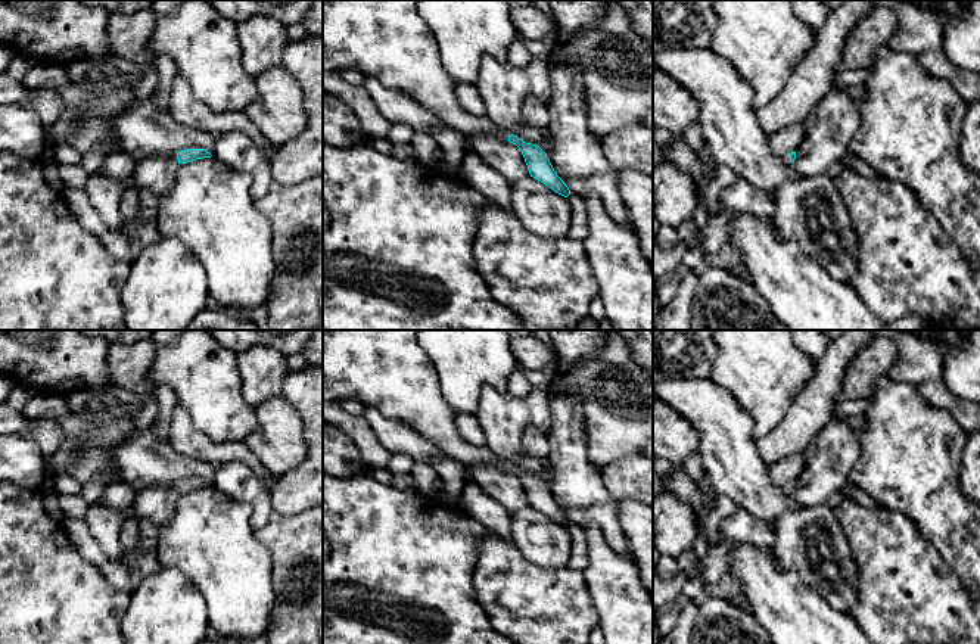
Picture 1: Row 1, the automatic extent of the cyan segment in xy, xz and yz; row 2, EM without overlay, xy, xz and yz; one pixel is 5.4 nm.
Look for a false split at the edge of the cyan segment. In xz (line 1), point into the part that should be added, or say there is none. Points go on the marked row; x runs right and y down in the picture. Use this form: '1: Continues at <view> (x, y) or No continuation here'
1: Continues at xz (386, 39)

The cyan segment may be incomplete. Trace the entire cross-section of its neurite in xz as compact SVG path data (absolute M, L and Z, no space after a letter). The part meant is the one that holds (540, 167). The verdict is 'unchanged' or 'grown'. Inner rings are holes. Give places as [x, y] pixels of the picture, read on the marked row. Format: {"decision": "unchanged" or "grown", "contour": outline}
{"decision": "grown", "contour": "M323 0L323 71L355 69L363 77L376 77L383 85L399 88L432 111L441 121L466 137L492 134L507 139L522 152L531 177L556 193L570 195L566 183L554 171L547 153L526 143L489 118L466 112L455 96L457 83L444 69L436 38L417 13L419 0Z"}

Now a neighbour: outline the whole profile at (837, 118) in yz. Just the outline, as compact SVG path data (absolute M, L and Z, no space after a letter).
M830 88L816 106L815 125L796 150L796 159L791 164L796 174L800 177L827 174L833 164L839 162L841 156L849 153L849 143L853 139L858 127L858 102L849 96L847 88Z

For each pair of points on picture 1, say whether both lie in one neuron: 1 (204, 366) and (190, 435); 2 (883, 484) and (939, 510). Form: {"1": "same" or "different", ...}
{"1": "different", "2": "same"}

